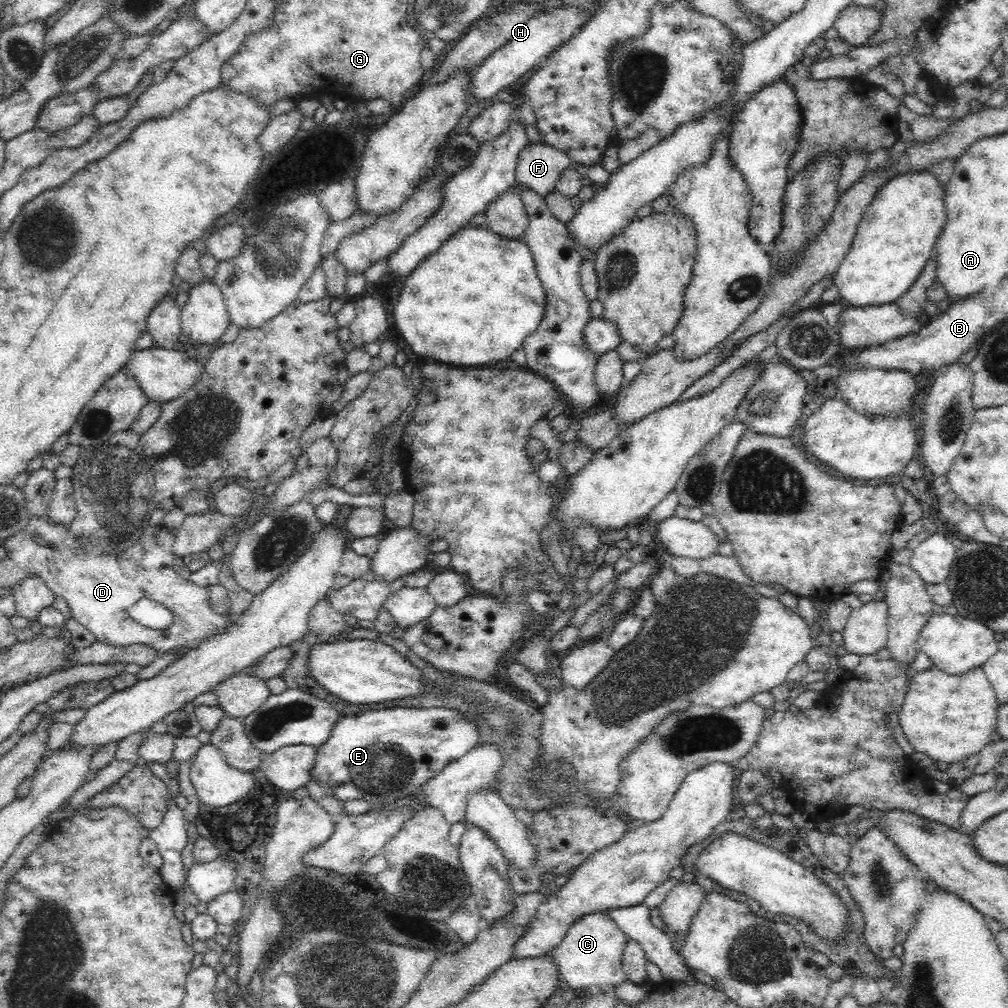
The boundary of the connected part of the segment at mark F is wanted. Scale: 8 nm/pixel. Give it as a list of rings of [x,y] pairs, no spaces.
[[[528,144],[520,152],[515,168],[514,185],[545,198],[555,191],[562,171],[570,166],[571,158],[546,144]]]

